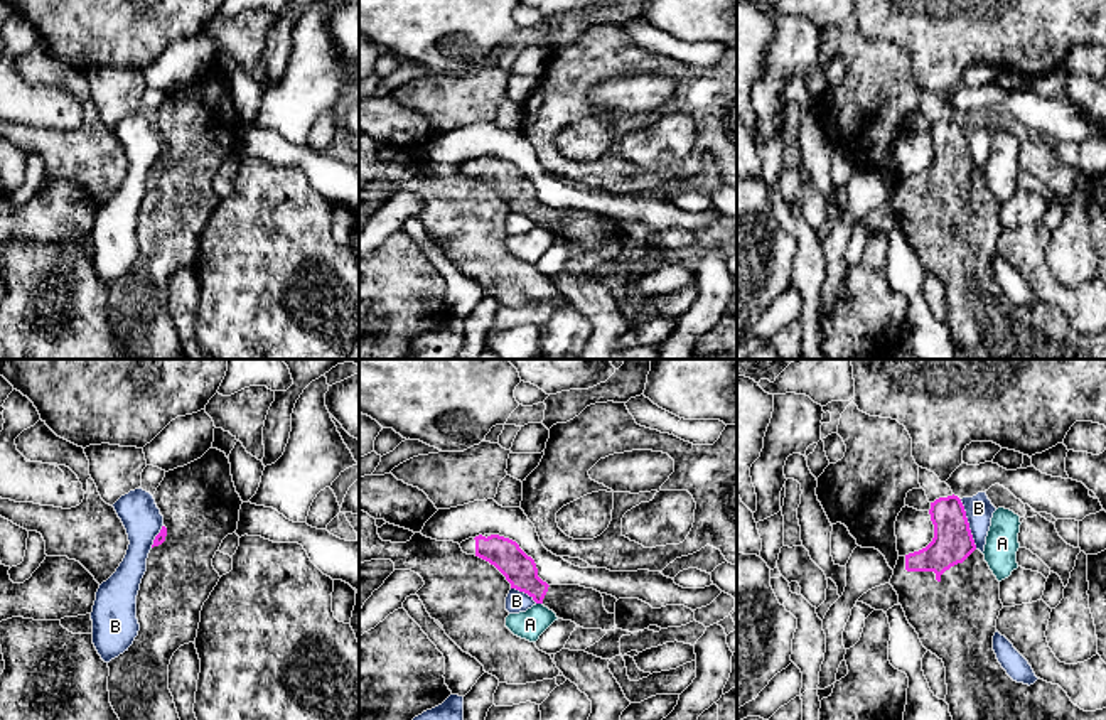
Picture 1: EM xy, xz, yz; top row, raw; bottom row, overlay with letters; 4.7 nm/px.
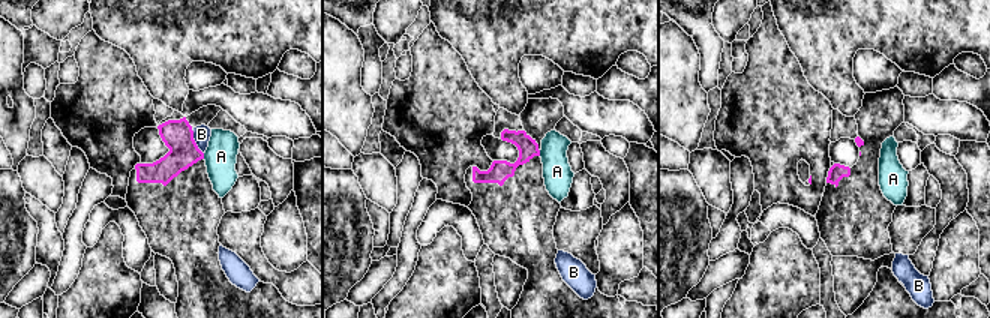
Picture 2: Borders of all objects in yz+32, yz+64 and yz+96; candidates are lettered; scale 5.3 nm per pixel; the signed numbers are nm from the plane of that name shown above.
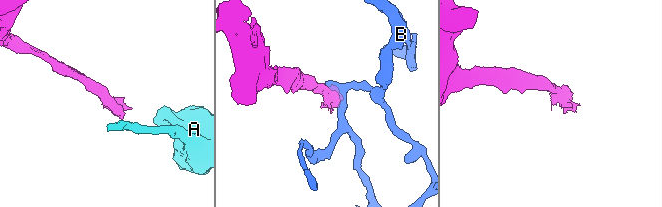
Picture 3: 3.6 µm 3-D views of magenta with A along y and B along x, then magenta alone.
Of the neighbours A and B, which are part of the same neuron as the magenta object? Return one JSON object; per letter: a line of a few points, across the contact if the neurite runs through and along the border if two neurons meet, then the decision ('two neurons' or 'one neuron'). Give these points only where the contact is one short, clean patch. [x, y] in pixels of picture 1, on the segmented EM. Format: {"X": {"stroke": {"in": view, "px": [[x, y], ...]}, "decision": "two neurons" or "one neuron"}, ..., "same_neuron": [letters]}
{"A": {"stroke": {"in": "xz", "px": [[536, 602], [542, 604]]}, "decision": "two neurons"}, "B": {"decision": "two neurons"}, "same_neuron": []}

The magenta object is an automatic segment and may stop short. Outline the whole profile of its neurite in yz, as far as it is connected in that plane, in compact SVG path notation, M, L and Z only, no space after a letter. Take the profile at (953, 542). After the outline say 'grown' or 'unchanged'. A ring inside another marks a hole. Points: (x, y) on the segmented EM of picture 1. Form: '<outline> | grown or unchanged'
M953 494L931 502L929 514L934 524L932 541L899 556L890 585L922 646L944 663L944 701L953 720L1106 720L1106 708L1084 712L1059 685L1039 678L1028 686L1007 674L993 651L996 619L1003 609L1000 582L974 545L964 506Z | grown

